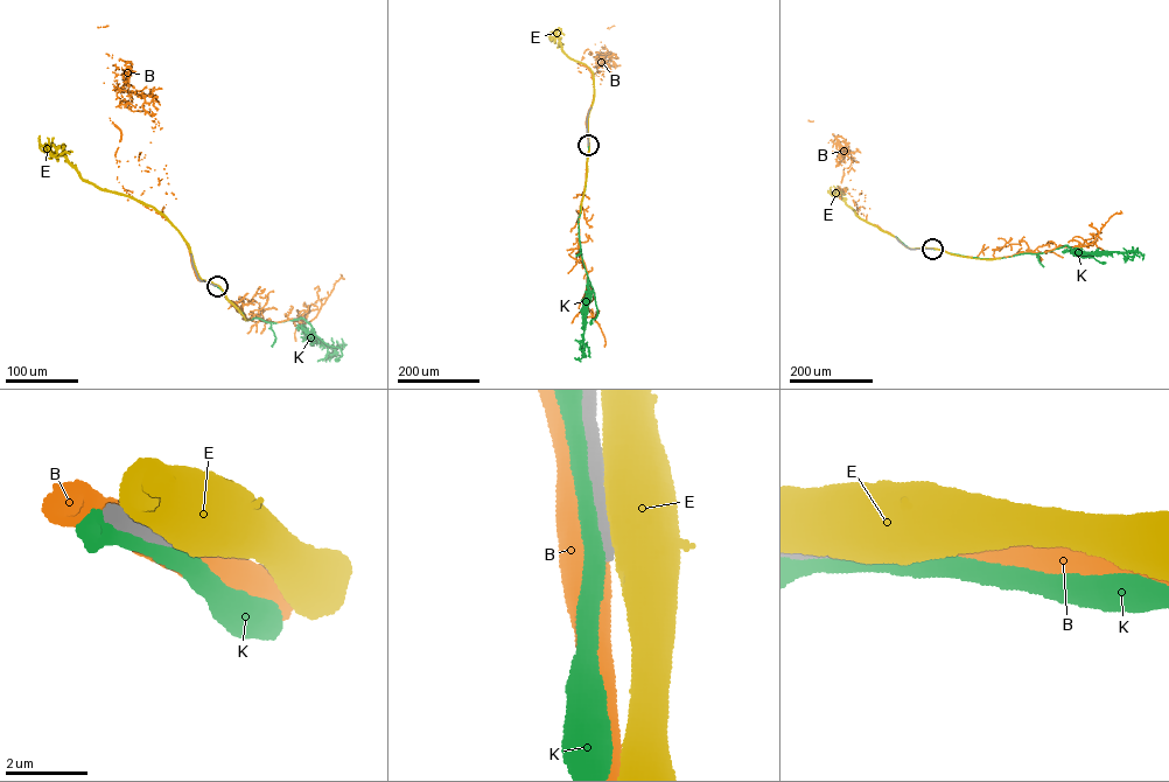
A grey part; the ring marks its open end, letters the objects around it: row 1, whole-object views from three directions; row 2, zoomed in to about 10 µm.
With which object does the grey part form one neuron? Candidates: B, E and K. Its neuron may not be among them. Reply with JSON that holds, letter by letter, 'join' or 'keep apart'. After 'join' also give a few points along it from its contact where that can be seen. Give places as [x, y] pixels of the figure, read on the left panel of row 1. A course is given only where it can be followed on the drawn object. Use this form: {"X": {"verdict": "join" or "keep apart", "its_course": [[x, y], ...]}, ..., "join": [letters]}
{"B": {"verdict": "keep apart"}, "E": {"verdict": "keep apart"}, "K": {"verdict": "keep apart"}, "join": []}

